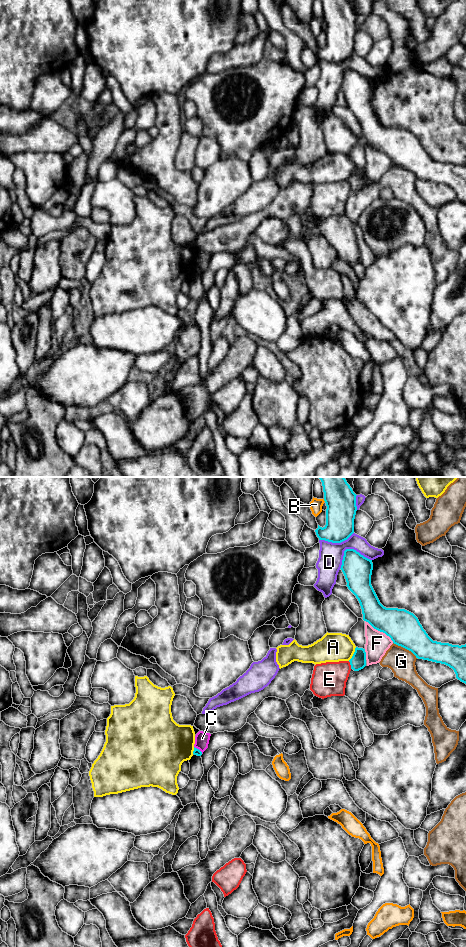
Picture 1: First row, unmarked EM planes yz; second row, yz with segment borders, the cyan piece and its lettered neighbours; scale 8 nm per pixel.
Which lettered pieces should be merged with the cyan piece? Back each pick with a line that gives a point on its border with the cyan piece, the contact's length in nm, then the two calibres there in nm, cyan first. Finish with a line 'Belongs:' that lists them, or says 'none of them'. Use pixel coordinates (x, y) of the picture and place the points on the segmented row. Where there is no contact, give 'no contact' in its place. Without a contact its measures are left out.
Belongs: none of them

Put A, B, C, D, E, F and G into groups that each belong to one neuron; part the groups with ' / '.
A / B / C / D / E / F / G

